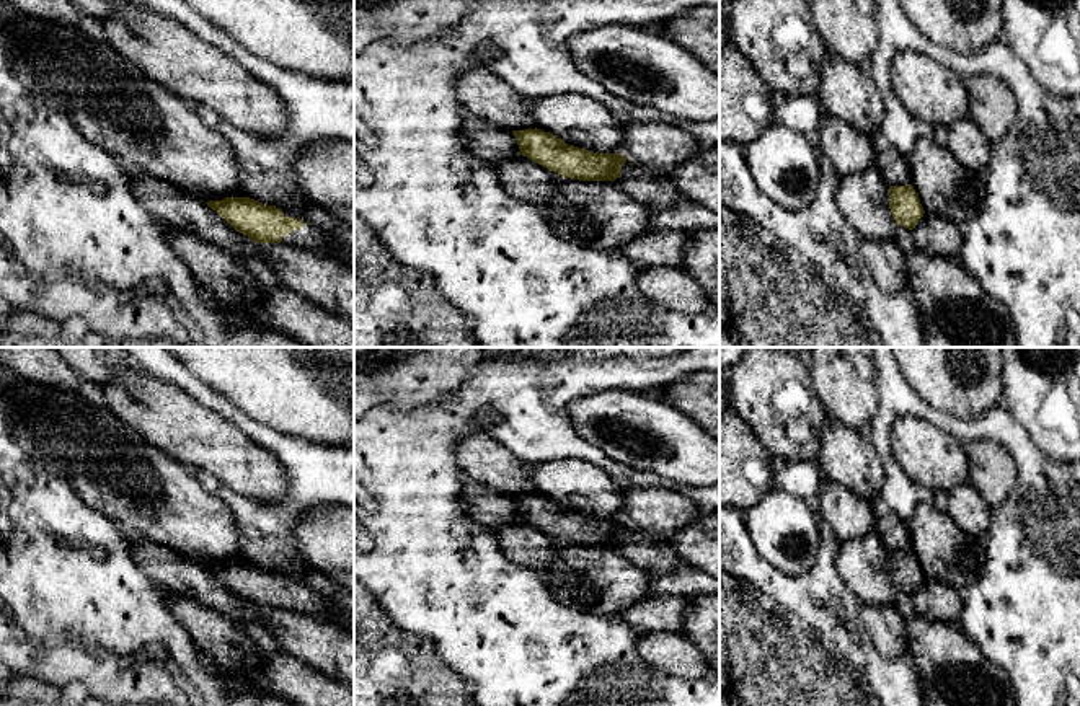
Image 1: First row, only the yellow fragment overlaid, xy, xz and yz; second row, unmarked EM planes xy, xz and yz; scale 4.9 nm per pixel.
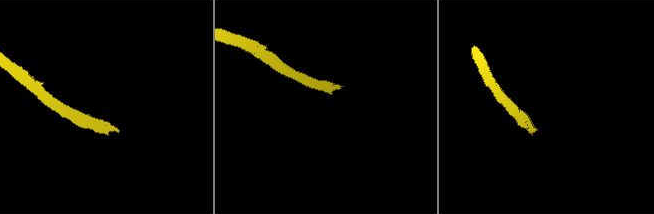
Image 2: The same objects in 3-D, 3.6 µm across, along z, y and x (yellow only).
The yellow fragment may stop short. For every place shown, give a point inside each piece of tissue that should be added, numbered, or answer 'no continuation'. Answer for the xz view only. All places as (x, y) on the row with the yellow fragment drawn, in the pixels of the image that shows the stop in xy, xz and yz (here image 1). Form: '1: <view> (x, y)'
no continuation

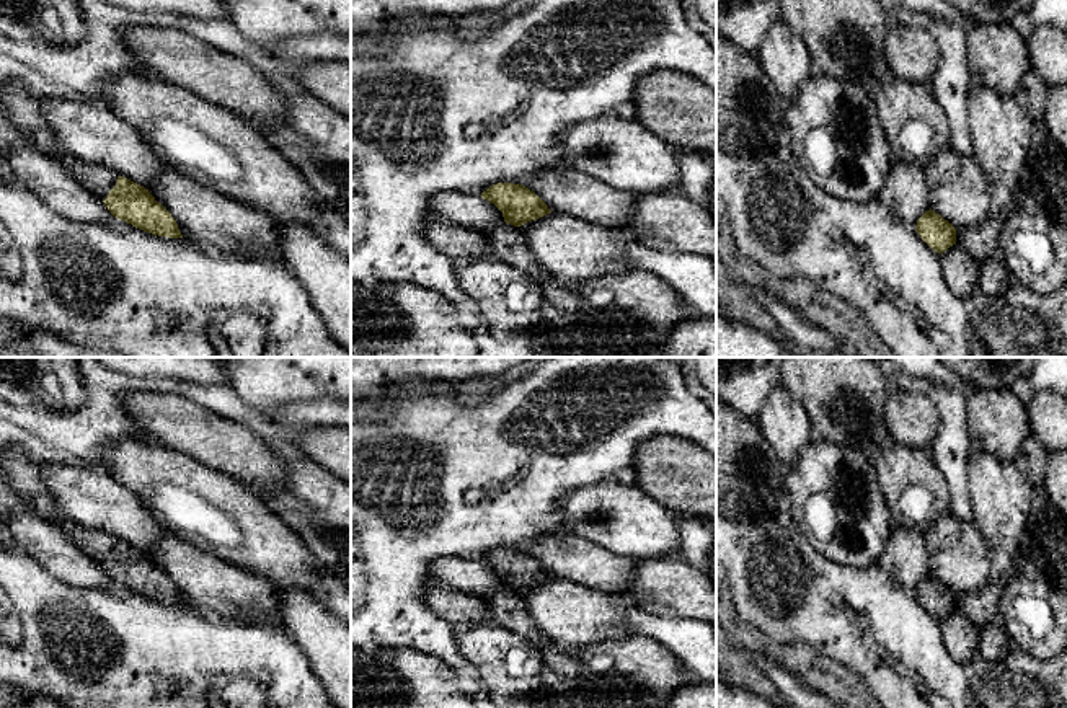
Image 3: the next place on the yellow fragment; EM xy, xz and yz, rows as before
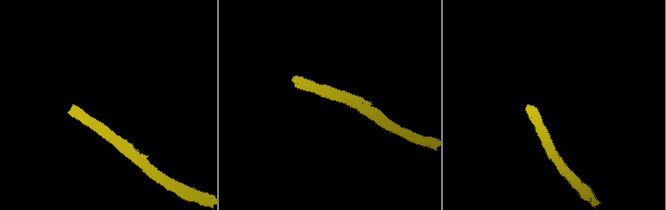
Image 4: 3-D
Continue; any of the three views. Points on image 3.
1: xy (98, 180)

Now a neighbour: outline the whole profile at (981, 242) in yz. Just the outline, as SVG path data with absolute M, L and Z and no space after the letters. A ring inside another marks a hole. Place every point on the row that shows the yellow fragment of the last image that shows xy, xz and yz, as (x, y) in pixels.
M992 210L992 214L979 225L956 230L956 245L977 263L1000 256L1000 233L1005 217L1005 212Z

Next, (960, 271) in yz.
M953 245L940 254L941 274L950 290L958 297L969 297L979 292L979 263L961 246Z

